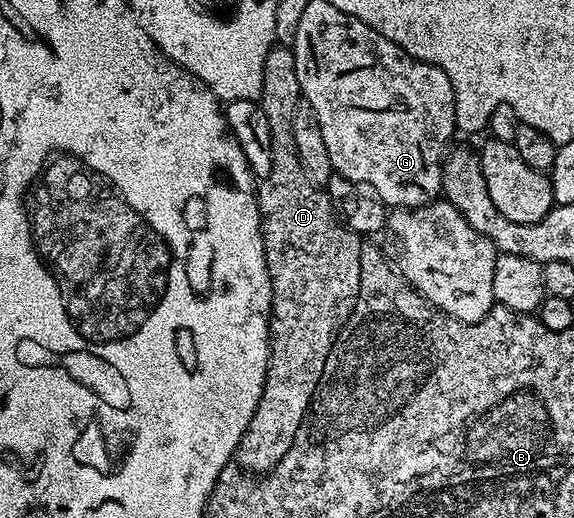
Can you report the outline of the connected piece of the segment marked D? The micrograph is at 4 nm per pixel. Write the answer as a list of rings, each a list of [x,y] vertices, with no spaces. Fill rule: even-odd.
[[[274,45],[267,53],[267,61],[263,61],[263,89],[259,100],[270,121],[273,164],[269,175],[262,178],[256,188],[257,208],[261,214],[261,236],[273,290],[273,310],[269,317],[269,364],[263,393],[239,441],[235,456],[236,466],[246,473],[272,471],[287,453],[287,449],[291,449],[295,433],[309,412],[309,403],[321,380],[323,365],[331,353],[333,342],[341,334],[341,327],[347,321],[359,293],[362,240],[357,233],[347,229],[340,218],[337,220],[338,212],[328,194],[306,177],[293,144],[291,121],[295,105],[300,102],[299,76],[295,73],[292,50],[285,45]]]

